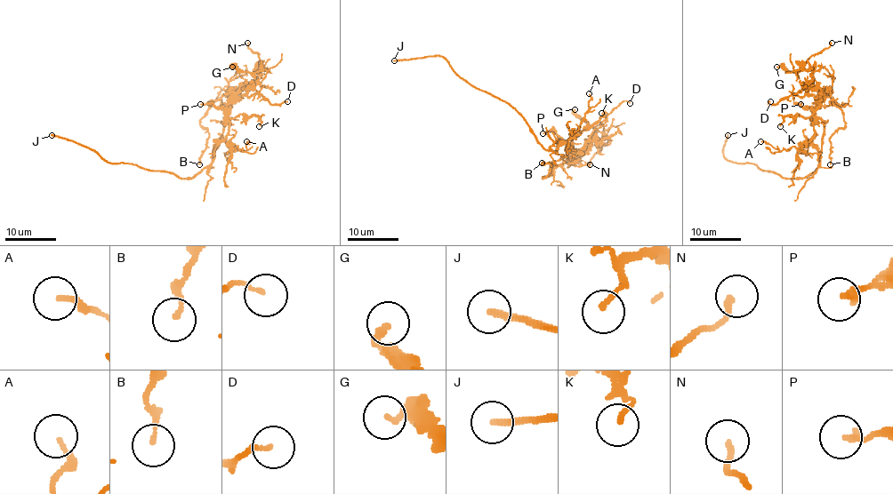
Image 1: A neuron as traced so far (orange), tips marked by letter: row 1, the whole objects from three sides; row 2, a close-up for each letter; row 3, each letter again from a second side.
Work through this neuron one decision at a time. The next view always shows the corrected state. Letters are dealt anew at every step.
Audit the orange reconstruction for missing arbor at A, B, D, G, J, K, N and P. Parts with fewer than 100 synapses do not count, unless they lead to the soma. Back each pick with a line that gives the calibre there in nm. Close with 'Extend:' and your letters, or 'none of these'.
J: calibre 240 nm
Extend: J

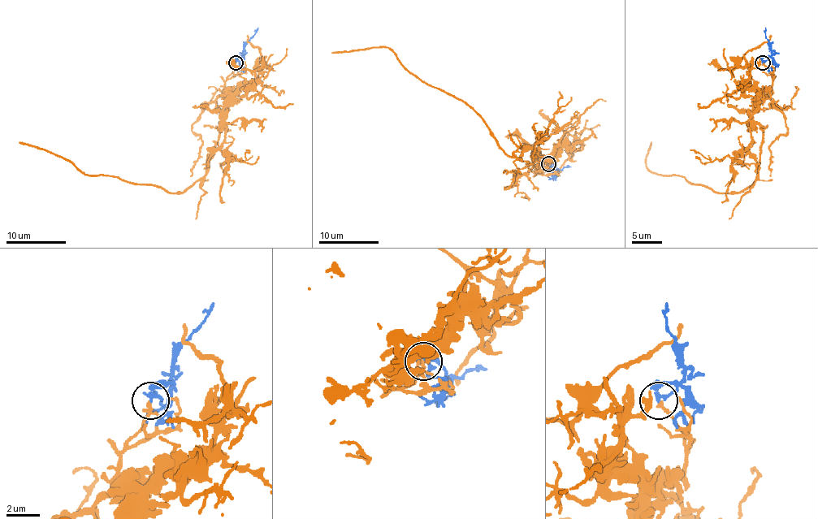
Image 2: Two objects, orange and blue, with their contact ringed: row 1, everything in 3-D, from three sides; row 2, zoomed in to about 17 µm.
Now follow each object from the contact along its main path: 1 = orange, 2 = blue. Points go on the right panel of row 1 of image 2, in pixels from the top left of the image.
1: (763, 62), (772, 88), (752, 114), (763, 131), (759, 167), (740, 192), (659, 175), (645, 157), (651, 142)
2: (763, 62), (763, 58), (770, 54), (766, 28)

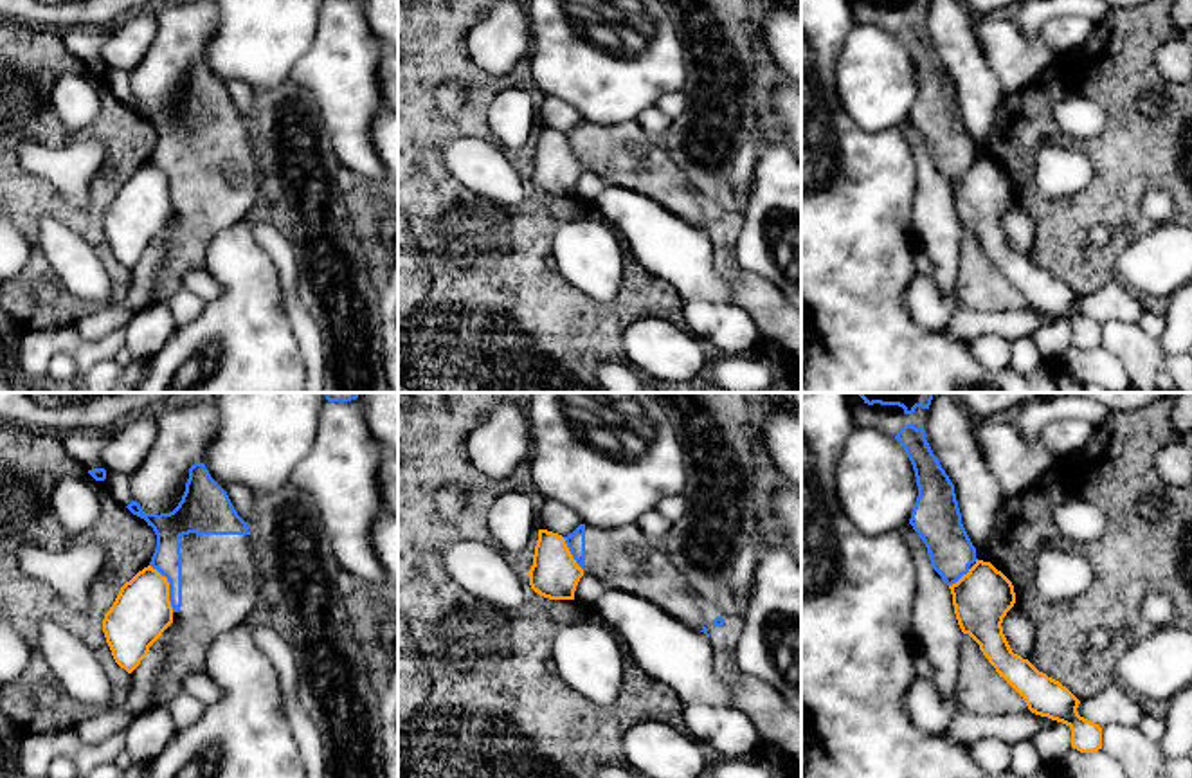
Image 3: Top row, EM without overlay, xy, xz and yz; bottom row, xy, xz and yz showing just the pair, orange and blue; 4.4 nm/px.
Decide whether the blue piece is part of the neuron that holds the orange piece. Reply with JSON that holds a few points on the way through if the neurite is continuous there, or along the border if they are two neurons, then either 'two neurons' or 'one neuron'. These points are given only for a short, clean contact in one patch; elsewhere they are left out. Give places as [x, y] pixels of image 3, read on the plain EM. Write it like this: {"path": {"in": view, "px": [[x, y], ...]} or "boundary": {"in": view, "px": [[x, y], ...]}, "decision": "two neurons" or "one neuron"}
{"boundary": {"in": "xy", "px": [[150, 161], [166, 175], [168, 197], [173, 208]]}, "decision": "two neurons"}

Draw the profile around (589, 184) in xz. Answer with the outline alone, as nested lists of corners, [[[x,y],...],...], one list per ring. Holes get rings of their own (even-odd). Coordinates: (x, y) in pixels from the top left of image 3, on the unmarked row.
[[[583,171],[576,182],[574,196],[594,200],[605,187],[607,182],[600,175]]]

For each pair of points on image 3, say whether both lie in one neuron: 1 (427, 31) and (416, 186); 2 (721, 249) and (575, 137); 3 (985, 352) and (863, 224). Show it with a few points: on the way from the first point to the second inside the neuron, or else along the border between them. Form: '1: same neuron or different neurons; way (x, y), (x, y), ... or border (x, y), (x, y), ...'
1: same neuron; way (416, 69), (416, 148)
2: same neuron; way (697, 209), (649, 170), (614, 152)
3: different neurons; border (969, 346), (984, 368), (1005, 370), (1009, 366)

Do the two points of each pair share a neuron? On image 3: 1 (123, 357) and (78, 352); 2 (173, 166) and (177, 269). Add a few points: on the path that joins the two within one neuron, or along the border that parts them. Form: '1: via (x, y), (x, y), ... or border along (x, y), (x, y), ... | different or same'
1: border along (125, 344), (114, 359) | different
2: via (186, 191), (186, 244) | same

